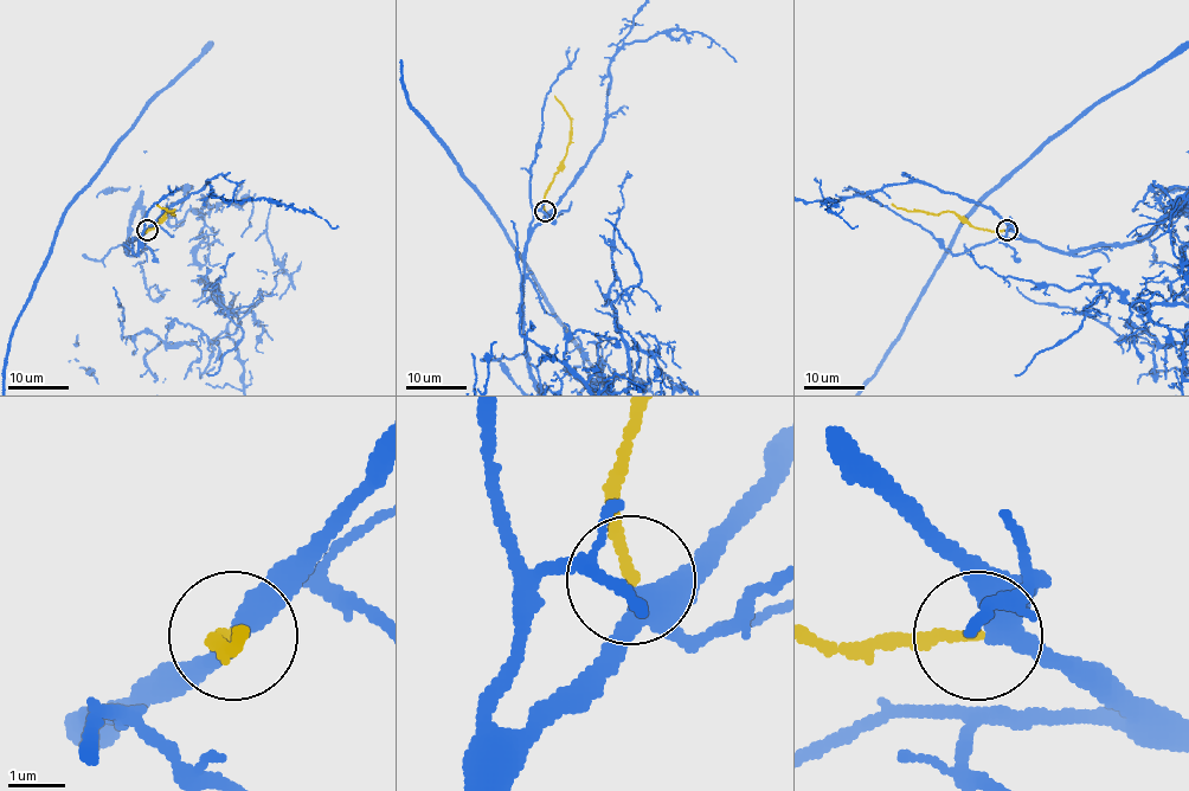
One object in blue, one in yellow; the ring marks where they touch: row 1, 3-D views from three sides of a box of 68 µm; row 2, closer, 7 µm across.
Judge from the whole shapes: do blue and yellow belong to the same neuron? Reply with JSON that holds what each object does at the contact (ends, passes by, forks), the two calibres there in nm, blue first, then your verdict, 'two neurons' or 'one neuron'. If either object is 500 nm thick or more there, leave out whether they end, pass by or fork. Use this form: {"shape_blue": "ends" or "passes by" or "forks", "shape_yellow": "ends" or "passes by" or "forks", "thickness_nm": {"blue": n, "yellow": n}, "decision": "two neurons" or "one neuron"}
{"shape_blue": "passes by", "shape_yellow": "ends", "thickness_nm": {"blue": 380, "yellow": 190}, "decision": "one neuron"}

